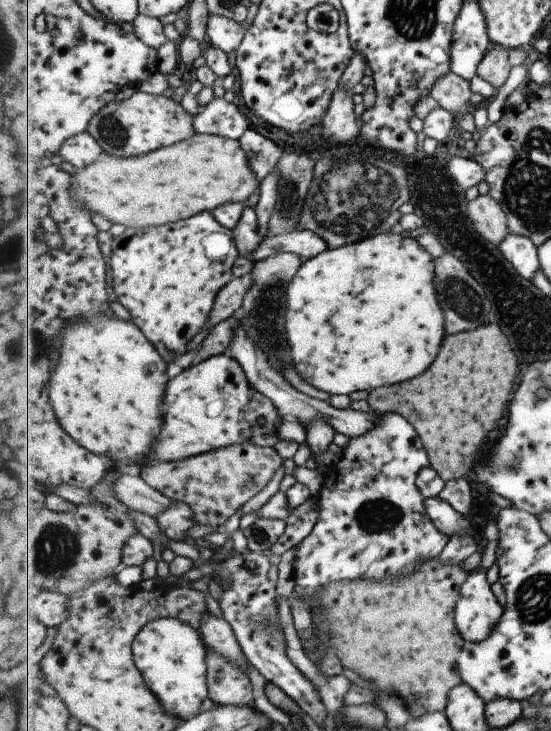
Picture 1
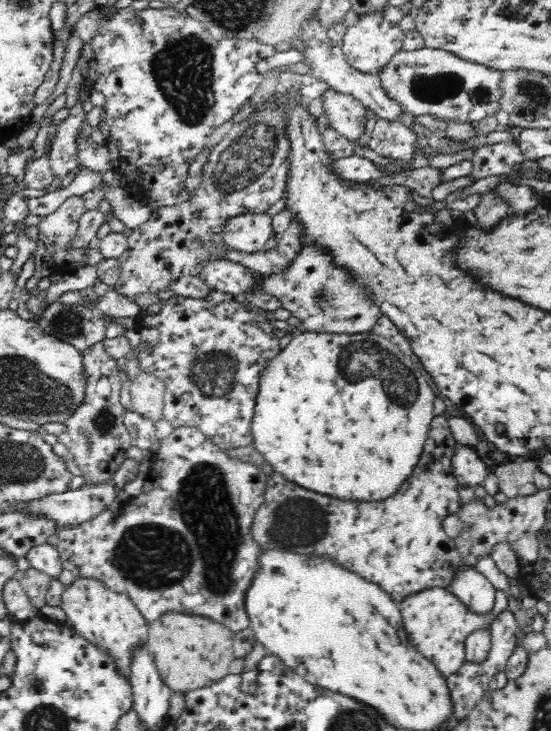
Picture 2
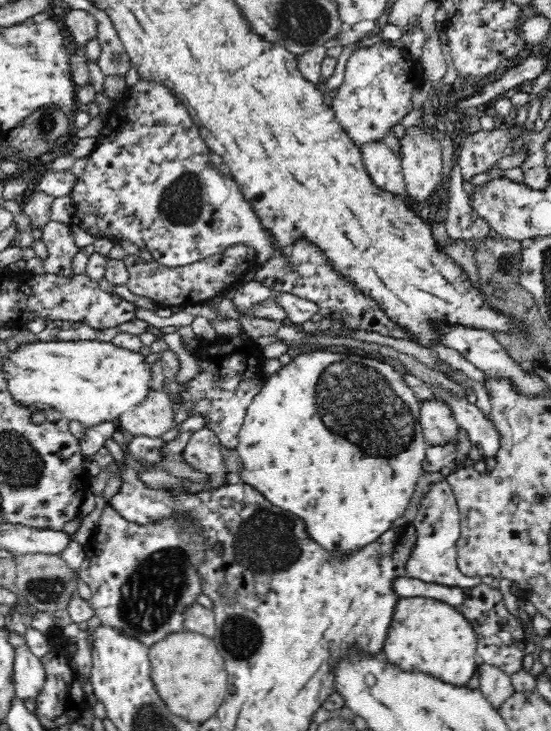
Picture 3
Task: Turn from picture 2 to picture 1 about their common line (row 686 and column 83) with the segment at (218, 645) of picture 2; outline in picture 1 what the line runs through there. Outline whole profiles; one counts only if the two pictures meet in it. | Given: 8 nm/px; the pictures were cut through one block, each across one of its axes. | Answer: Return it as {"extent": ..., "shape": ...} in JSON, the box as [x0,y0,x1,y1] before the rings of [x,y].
{"extent":[72,133,262,229],"shape":[[[201,133],[170,147],[163,147],[138,157],[105,155],[95,164],[80,169],[73,176],[72,182],[74,197],[80,205],[87,207],[92,214],[101,214],[111,223],[120,223],[134,229],[187,220],[195,214],[215,210],[227,203],[245,202],[260,190],[262,183],[257,178],[240,140]]]}

